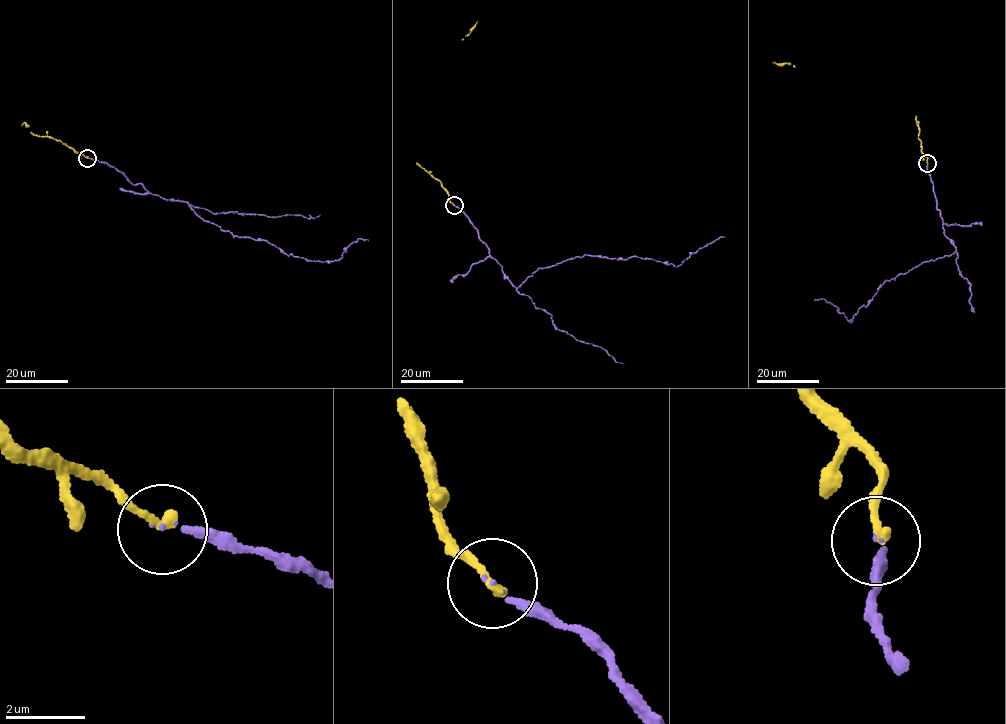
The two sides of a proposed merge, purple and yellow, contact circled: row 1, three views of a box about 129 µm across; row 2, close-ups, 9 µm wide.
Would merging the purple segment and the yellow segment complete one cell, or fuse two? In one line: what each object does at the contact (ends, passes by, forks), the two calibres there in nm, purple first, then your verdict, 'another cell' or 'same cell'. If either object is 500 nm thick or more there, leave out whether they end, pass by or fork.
purple ends | yellow ends | 100/240 nm | same cell

